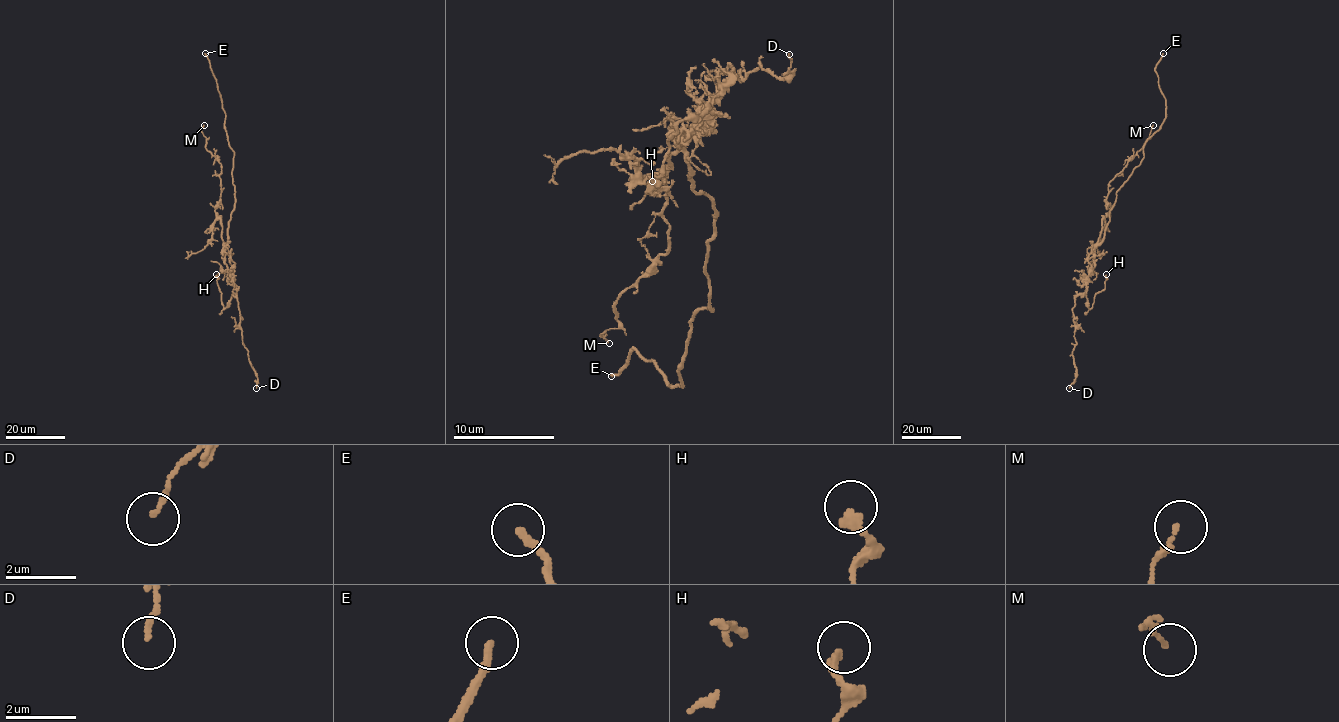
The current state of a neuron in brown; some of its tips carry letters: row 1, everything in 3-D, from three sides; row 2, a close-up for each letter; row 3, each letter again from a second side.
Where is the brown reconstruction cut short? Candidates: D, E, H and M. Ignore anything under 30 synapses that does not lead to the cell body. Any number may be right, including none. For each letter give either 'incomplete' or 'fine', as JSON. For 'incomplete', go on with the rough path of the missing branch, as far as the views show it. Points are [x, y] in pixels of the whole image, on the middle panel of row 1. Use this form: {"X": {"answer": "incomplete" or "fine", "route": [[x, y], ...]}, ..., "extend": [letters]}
{"D": {"answer": "fine"}, "E": {"answer": "incomplete", "route": [[611, 376], [606, 368], [611, 355], [609, 325], [614, 310], [624, 300], [629, 272], [642, 267], [639, 259]]}, "H": {"answer": "fine"}, "M": {"answer": "fine"}, "extend": ["E"]}

